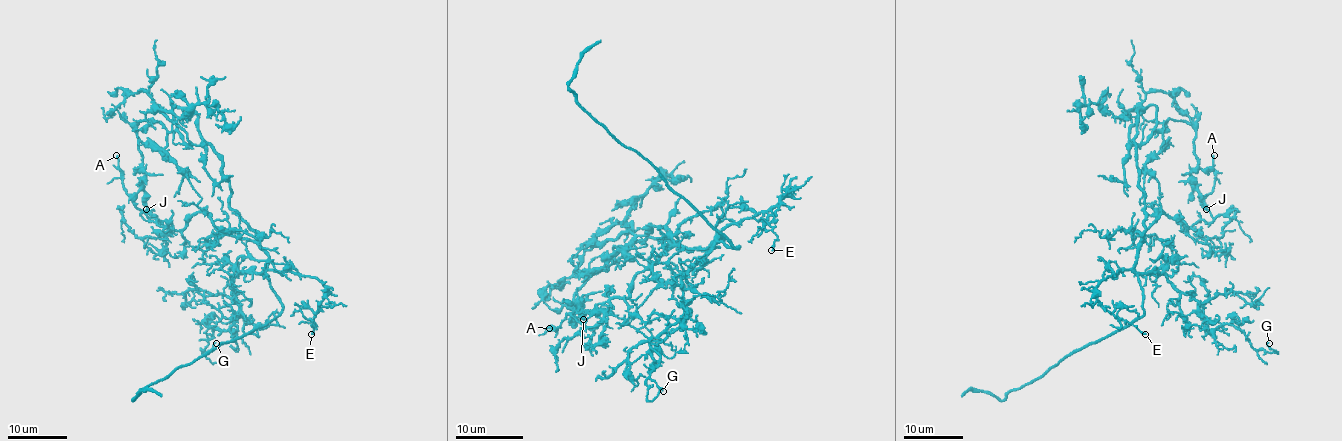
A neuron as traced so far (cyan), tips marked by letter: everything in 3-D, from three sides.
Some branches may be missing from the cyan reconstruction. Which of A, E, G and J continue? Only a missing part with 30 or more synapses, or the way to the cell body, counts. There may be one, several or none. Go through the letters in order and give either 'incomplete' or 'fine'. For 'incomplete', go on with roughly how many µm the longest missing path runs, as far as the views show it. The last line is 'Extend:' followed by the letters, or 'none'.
A: fine
E: fine
G: fine
J: fine
Extend: none

